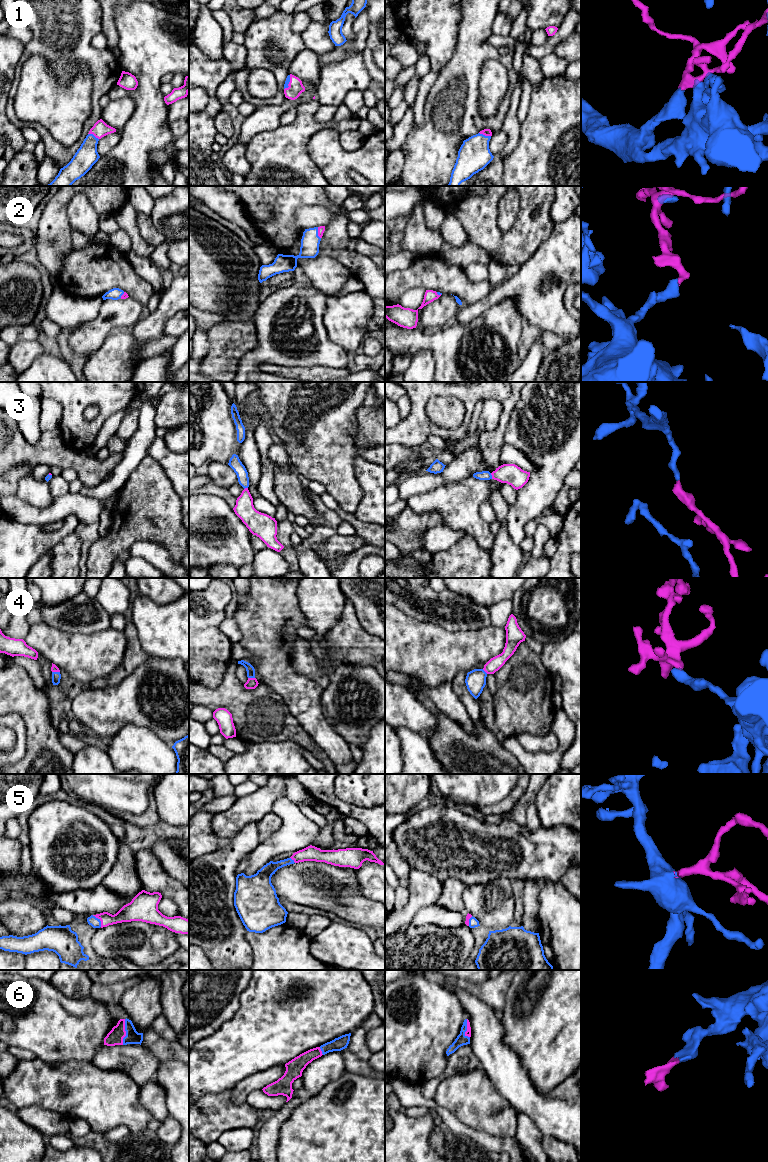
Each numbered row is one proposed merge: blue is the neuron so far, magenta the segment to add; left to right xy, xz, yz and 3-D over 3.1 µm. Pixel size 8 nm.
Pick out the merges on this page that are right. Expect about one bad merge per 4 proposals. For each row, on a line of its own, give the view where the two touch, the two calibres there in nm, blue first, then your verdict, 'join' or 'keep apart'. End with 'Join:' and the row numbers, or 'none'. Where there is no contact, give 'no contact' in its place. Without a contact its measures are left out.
1: contact in yz; calibres 260 and 60 nm; join
2: contact in xz; calibres 150 and 60 nm; join
3: contact in yz; calibres 80 and 160 nm; join
4: contact in xz; calibres 70 and 90 nm; join
5: contact in xy; calibres 80 and 140 nm; join
6: contact in xy; calibres 110 and 130 nm; join
Join: 1, 2, 3, 4, 5, 6

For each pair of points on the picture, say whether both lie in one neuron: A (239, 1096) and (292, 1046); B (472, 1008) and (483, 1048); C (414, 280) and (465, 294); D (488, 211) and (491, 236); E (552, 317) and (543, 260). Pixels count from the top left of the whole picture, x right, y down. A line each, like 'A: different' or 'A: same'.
A: different
B: same
C: same
D: same
E: same

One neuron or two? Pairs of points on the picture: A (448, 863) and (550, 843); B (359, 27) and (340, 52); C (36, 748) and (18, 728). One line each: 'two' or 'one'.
A: one
B: one
C: two

